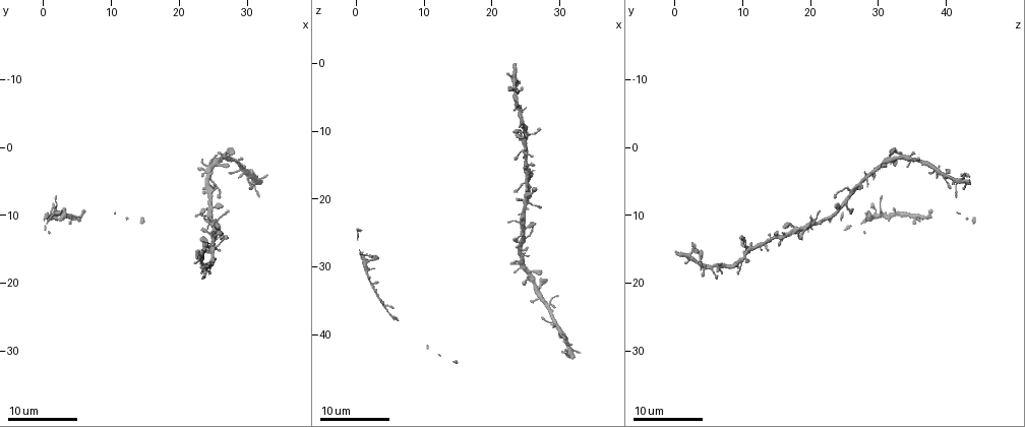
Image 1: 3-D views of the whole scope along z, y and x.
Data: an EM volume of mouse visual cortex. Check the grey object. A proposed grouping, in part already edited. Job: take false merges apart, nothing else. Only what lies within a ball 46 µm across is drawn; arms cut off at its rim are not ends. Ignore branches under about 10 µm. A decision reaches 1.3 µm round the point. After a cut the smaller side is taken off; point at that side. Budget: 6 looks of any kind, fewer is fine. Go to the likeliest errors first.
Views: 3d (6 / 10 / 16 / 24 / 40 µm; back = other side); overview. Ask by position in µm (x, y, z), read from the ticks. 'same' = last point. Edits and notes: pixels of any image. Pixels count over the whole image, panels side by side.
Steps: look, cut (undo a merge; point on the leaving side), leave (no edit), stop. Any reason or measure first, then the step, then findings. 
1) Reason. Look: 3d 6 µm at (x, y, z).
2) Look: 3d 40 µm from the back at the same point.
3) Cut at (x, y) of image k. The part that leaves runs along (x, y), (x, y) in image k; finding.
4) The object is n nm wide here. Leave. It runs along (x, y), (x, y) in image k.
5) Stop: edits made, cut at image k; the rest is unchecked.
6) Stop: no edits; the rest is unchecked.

Look: 3d 16 µm at (24.0, 3.5, 29.5).

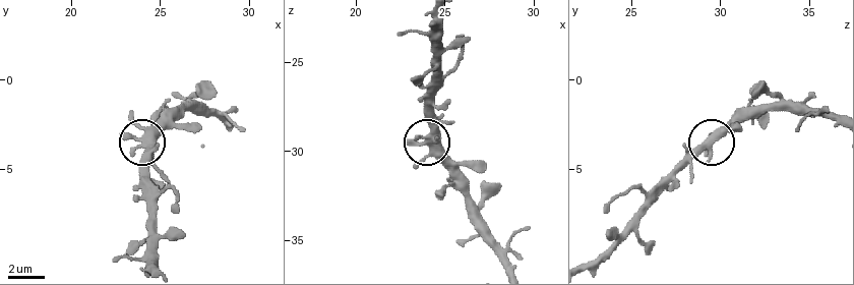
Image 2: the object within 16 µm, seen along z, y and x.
Look: 3d 6 µm at (23.9, 3.3, 29.5).

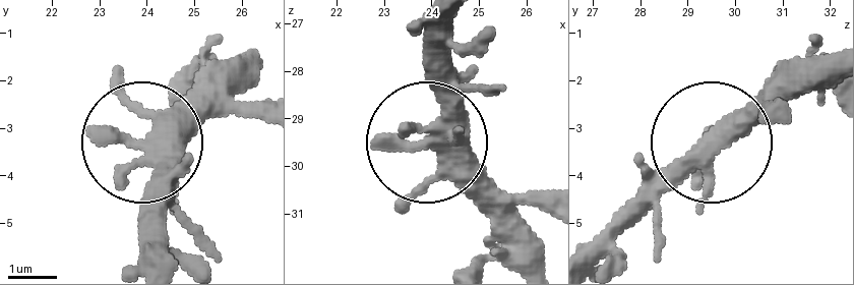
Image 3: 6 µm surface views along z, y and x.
5 arms meet here. Leave. It runs along (149, 188), (149, 131), (219, 62) in image 3; one neuron here.

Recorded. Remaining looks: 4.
Looks like a crossing. Look: 3d 10 µm at (29.0, 3.5, 38.5).

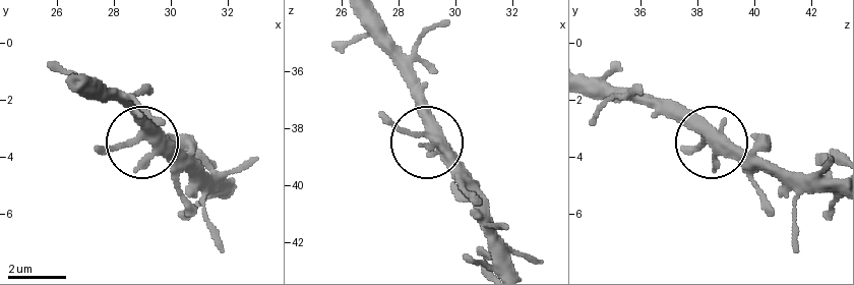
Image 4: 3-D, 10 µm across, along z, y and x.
Look: 3d 6 µm at (29.0, 3.4, 38.3).

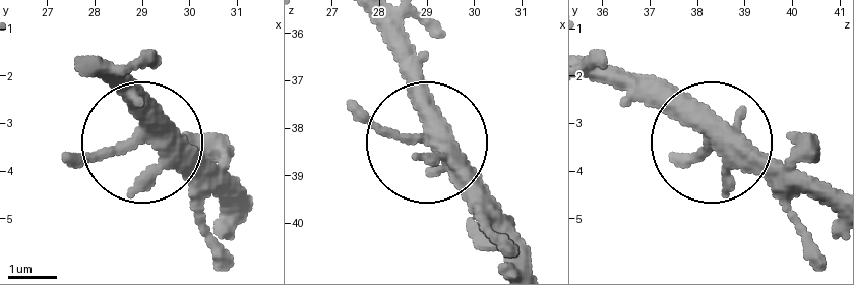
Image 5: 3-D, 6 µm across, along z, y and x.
Leave. Continuous, no second neuron.

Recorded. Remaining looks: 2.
A narrow waist. Look: 3d 6 µm at (25.0, 13.5, 13.5).

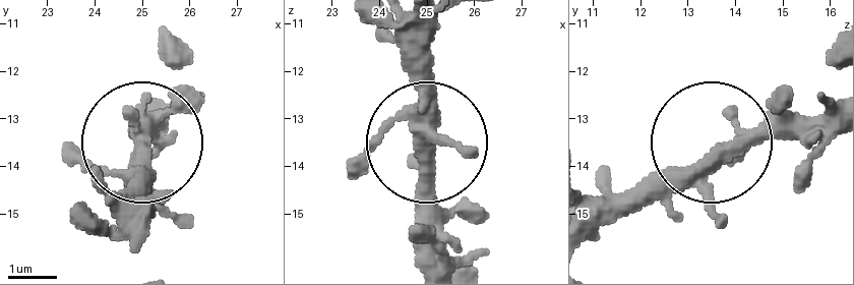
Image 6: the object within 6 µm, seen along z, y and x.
The object is 290 nm wide here. Leave. Continuous, no second neuron.

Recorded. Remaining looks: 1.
Stop: no edits; the rest is unchecked.

